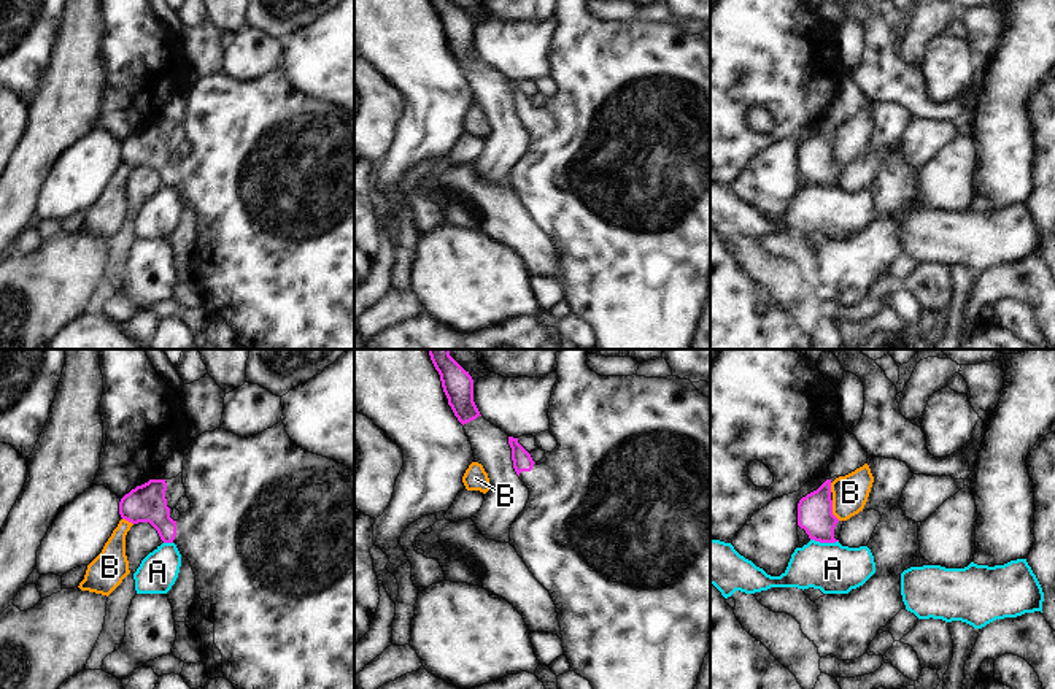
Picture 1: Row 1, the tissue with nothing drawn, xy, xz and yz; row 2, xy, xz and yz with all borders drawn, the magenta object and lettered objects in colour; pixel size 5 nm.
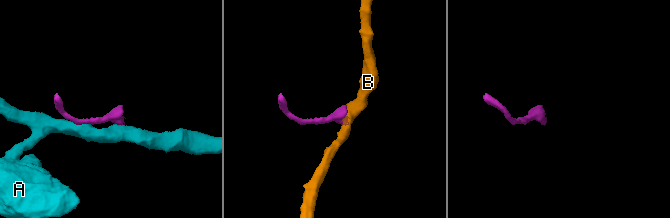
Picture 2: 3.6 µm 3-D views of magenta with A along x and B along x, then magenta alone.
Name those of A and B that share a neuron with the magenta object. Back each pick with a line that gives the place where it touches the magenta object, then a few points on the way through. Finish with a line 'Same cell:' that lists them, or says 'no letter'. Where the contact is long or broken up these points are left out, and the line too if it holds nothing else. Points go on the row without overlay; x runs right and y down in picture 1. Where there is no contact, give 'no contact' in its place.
Same cell: no letter

